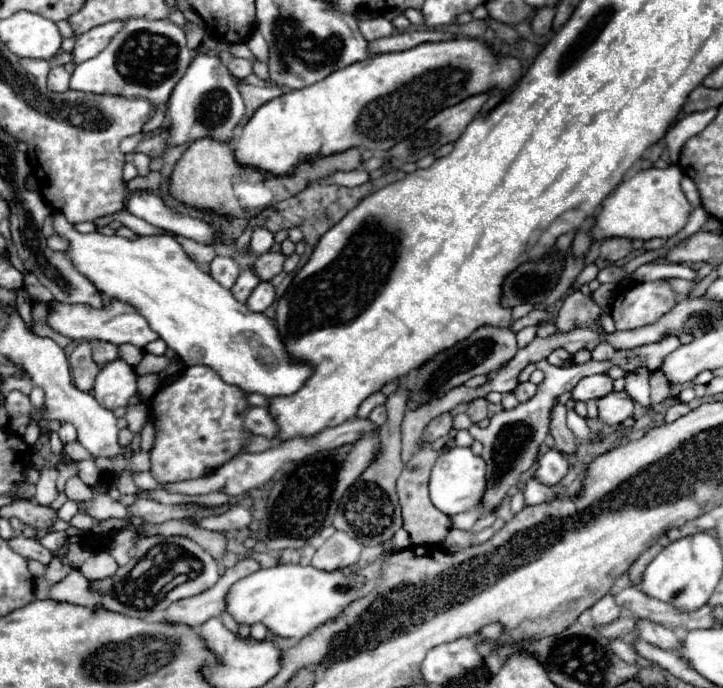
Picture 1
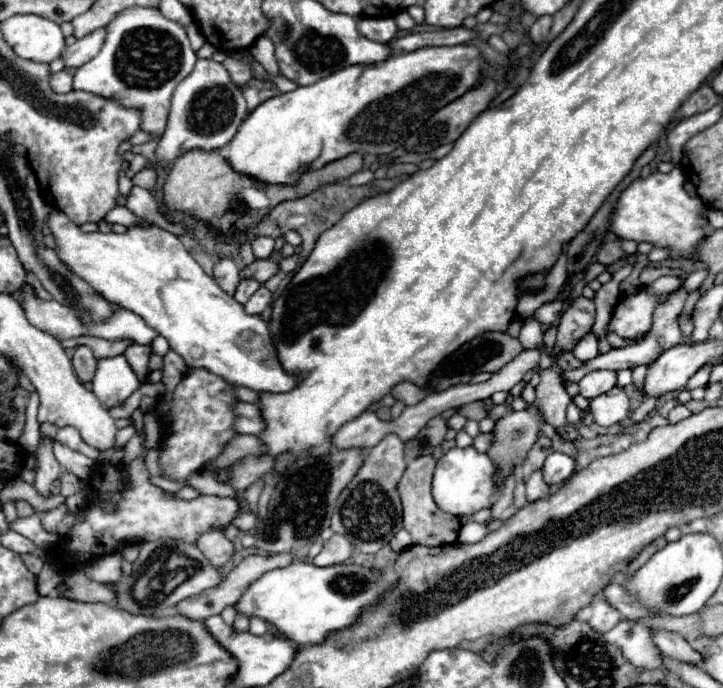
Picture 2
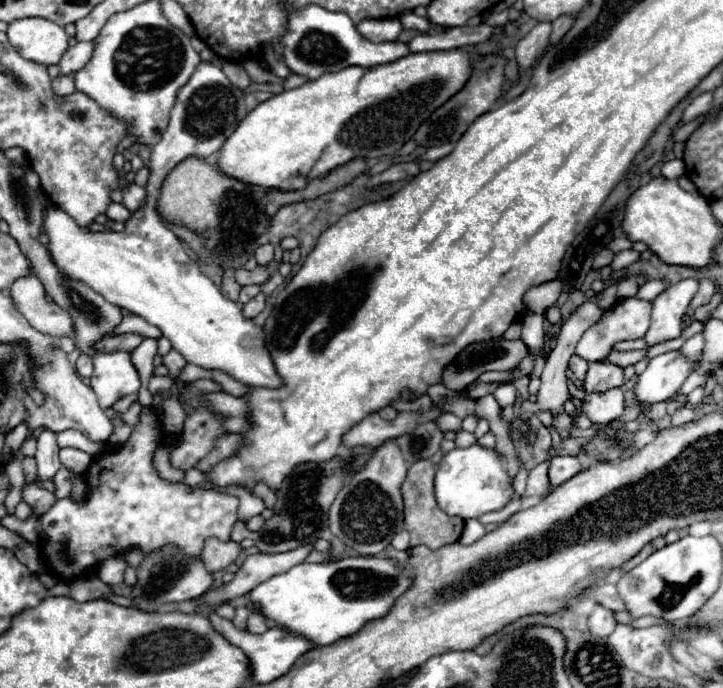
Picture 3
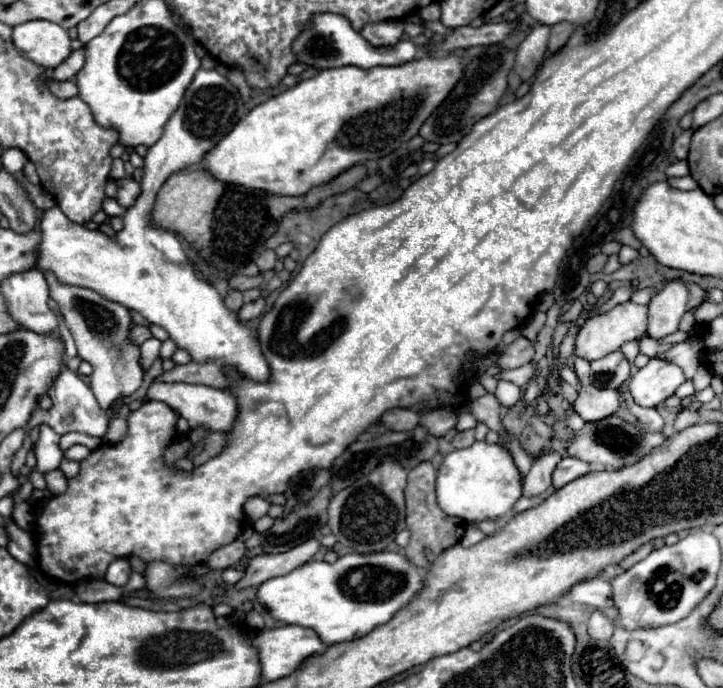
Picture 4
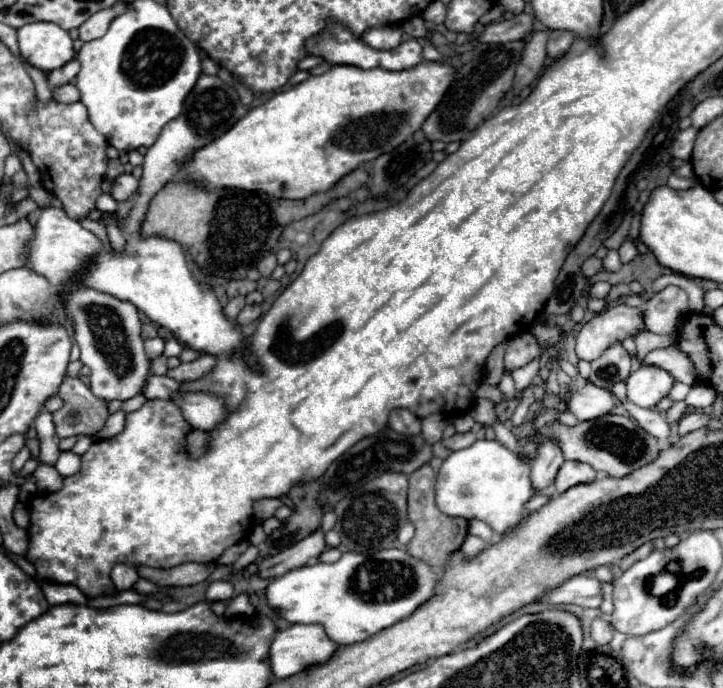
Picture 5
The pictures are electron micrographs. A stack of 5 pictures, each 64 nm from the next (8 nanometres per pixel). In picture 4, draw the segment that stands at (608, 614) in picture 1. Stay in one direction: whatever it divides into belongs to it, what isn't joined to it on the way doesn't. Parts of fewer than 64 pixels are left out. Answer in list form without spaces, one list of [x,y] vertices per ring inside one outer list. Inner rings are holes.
[[[596,610],[588,620],[588,634],[594,640],[610,640],[612,632],[614,632],[614,622],[606,618],[600,610]]]

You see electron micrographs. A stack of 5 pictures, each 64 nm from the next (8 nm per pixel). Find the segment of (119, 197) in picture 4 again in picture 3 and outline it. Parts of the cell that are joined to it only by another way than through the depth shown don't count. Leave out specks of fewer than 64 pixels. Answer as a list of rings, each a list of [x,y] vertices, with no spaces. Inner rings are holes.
[[[126,184],[124,188],[122,188],[122,204],[130,210],[130,212],[134,212],[136,208],[140,208],[140,204],[144,202],[144,198],[146,198],[146,190],[142,188],[142,186],[138,186],[138,184]]]

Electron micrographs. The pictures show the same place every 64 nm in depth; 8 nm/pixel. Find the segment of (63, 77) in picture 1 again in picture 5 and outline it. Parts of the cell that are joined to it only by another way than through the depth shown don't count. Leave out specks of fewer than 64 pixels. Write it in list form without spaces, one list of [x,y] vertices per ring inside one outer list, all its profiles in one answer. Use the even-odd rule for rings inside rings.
[[[64,84],[64,86],[56,88],[52,94],[54,94],[54,100],[60,104],[72,104],[72,102],[80,100],[80,92],[74,84]]]

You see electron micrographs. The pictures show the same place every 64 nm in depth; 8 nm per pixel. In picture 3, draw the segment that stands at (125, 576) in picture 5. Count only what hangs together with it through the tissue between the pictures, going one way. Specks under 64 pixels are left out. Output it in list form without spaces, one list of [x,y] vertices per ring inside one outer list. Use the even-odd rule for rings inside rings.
[[[114,556],[102,562],[100,570],[96,572],[96,576],[100,576],[102,582],[114,586],[114,584],[122,584],[124,582],[124,570],[126,570],[126,560],[124,556]]]

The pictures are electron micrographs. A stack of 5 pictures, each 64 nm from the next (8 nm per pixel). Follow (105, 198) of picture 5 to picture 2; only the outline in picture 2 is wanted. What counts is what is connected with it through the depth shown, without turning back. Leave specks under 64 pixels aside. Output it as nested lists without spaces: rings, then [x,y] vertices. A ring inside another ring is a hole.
[[[116,206],[116,208],[112,208],[112,210],[104,216],[104,220],[106,220],[108,224],[124,224],[124,226],[142,224],[142,218],[134,216],[126,206]]]

